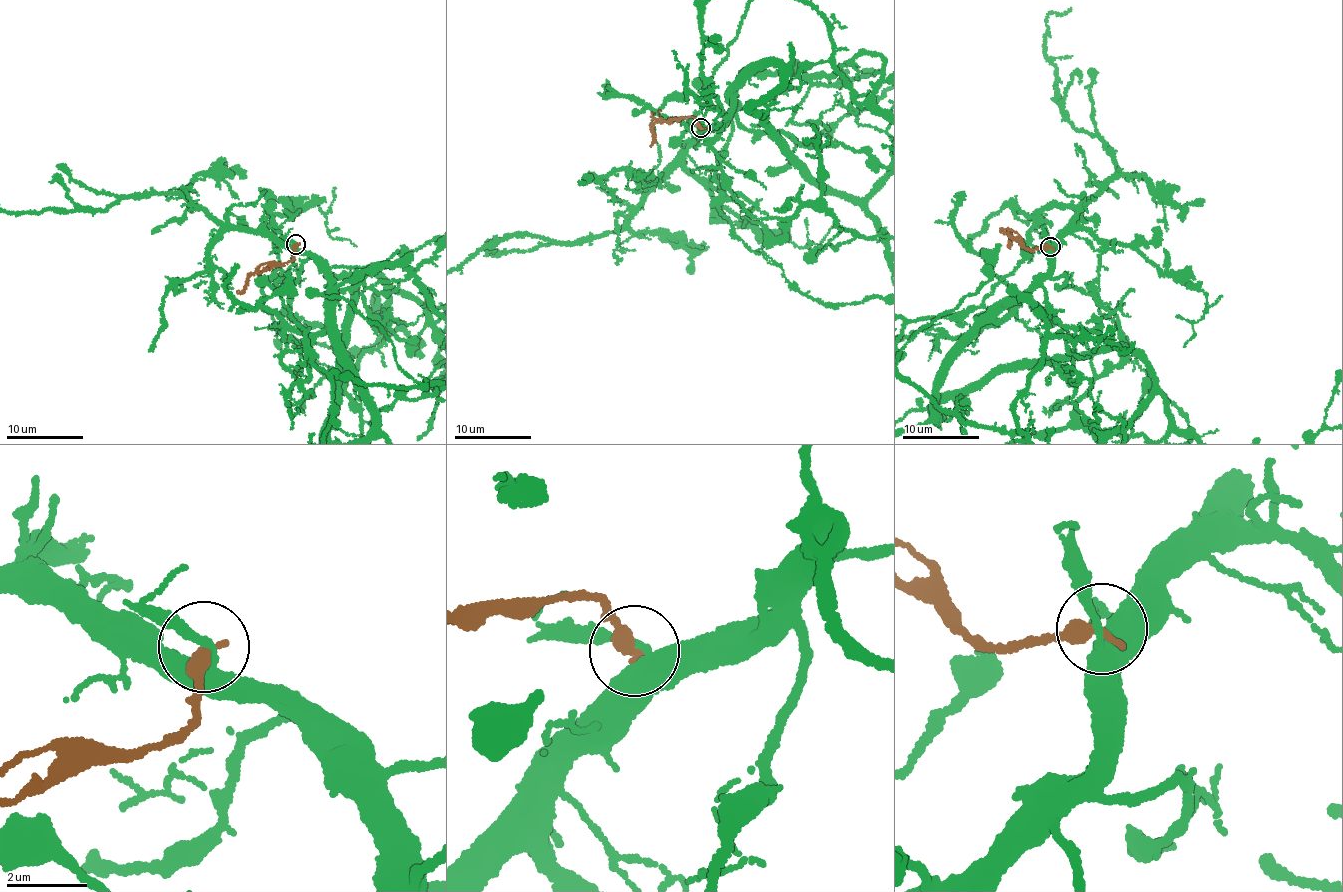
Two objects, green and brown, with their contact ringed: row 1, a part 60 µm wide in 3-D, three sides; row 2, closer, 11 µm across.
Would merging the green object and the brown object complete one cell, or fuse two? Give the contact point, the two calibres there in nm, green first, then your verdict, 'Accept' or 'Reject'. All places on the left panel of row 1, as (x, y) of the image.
Place: (295, 244). Thickness 190 nm (green) against 400 nm. Reject

